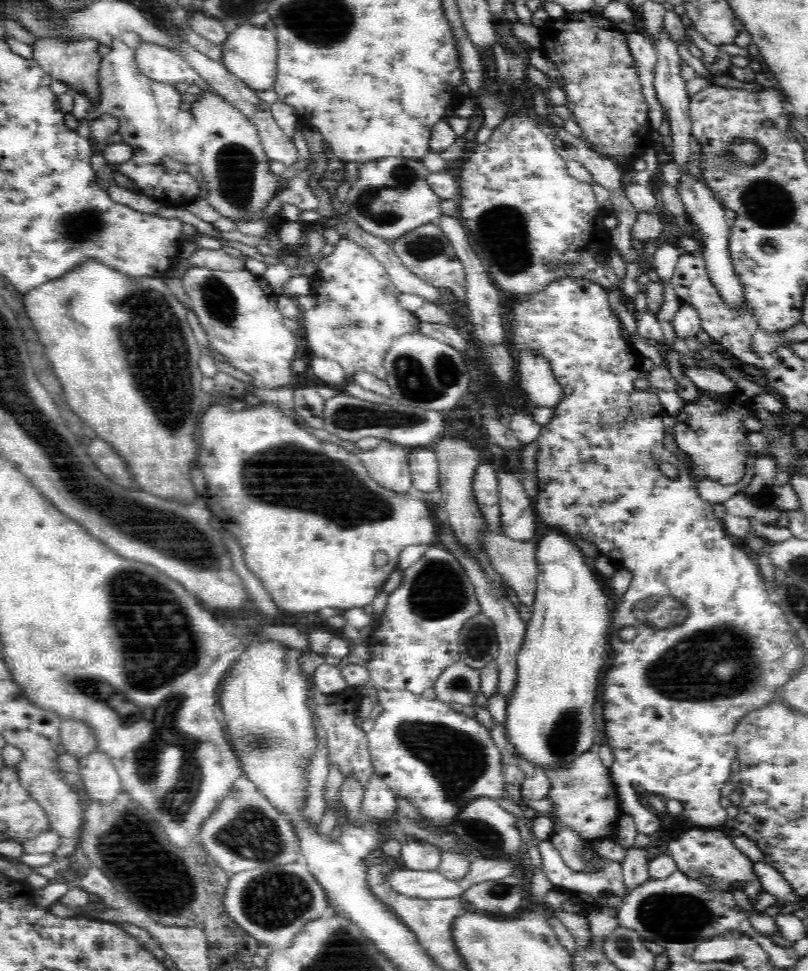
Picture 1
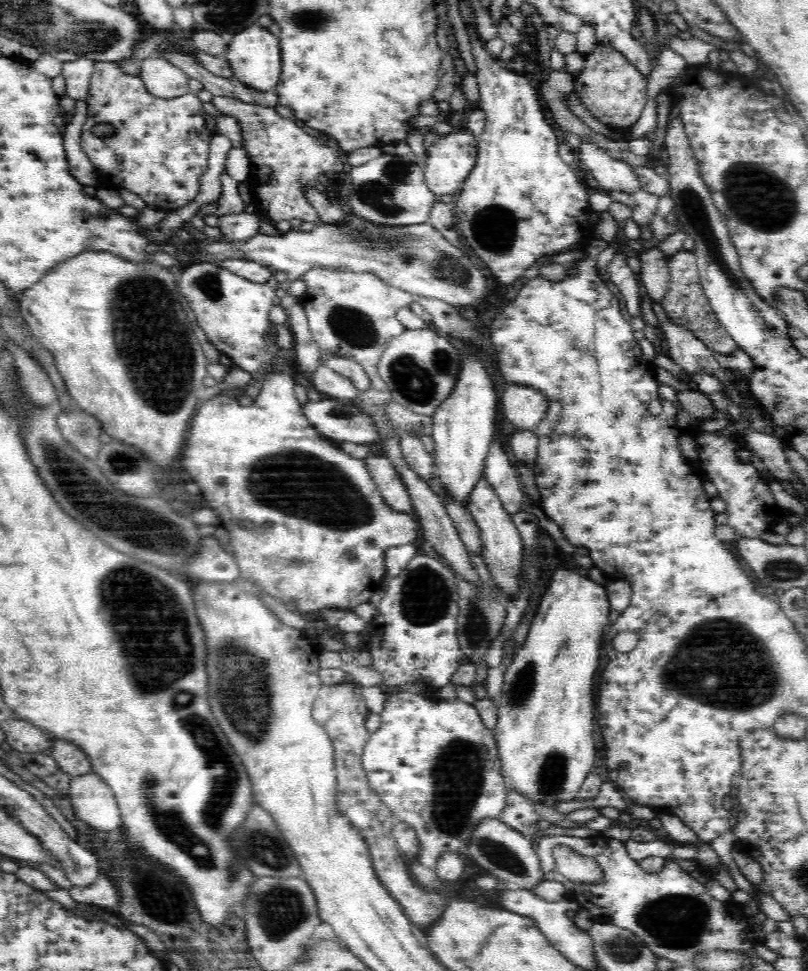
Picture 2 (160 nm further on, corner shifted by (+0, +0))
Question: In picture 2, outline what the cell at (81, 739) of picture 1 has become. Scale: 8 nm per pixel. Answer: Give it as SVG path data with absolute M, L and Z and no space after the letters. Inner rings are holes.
M55 739L51 757L70 779L90 772L90 760L86 760L86 754L78 752L78 748L67 740Z

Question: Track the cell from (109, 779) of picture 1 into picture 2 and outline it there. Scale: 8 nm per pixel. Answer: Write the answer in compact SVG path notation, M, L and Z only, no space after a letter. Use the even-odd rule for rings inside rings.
M96 774L69 780L68 795L73 813L96 829L116 829L122 823L112 790Z

